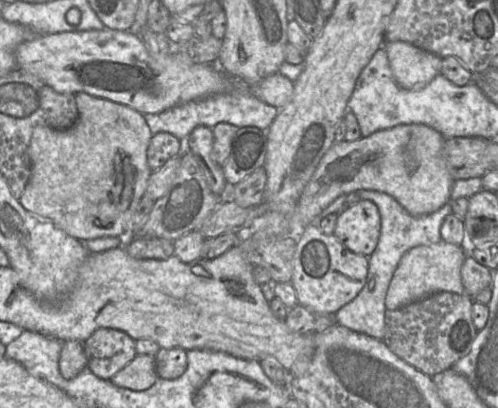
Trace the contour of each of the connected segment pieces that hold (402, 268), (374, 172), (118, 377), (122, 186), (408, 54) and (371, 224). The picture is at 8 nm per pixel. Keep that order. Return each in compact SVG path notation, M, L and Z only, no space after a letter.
M443 240L435 244L411 248L401 258L392 277L386 294L386 309L396 310L439 292L466 295L461 279L461 268L466 256L467 252L463 246Z
M401 124L390 129L379 130L368 137L360 138L355 141L342 141L338 143L333 143L333 145L327 150L322 159L320 160L314 174L304 187L297 203L294 208L293 213L279 213L275 211L271 211L268 206L268 211L264 213L262 216L255 218L253 220L252 226L249 228L253 239L264 239L265 237L297 237L298 239L303 234L304 230L312 223L314 223L315 218L325 209L327 208L337 197L341 195L347 195L352 192L359 192L360 190L374 190L378 192L383 192L389 194L394 199L396 199L400 205L411 215L421 216L433 213L439 210L442 206L444 206L449 200L451 196L451 191L454 183L454 179L448 171L446 161L443 157L443 146L445 143L445 137L438 132L437 130L423 124Z
M137 354L131 362L118 371L110 380L118 387L142 391L150 388L157 378L155 356Z
M85 92L75 94L75 99L78 109L78 120L73 127L67 130L57 130L39 125L34 128L30 142L31 175L19 201L27 211L51 220L57 228L80 241L104 236L125 237L125 240L128 241L128 222L145 194L148 179L152 173L147 163L147 149L153 135L144 119L144 115L129 106L95 97Z
M402 41L384 42L390 68L397 84L421 90L441 73L442 59L436 54Z
M360 200L338 214L333 235L350 251L369 257L376 249L381 232L378 207Z

